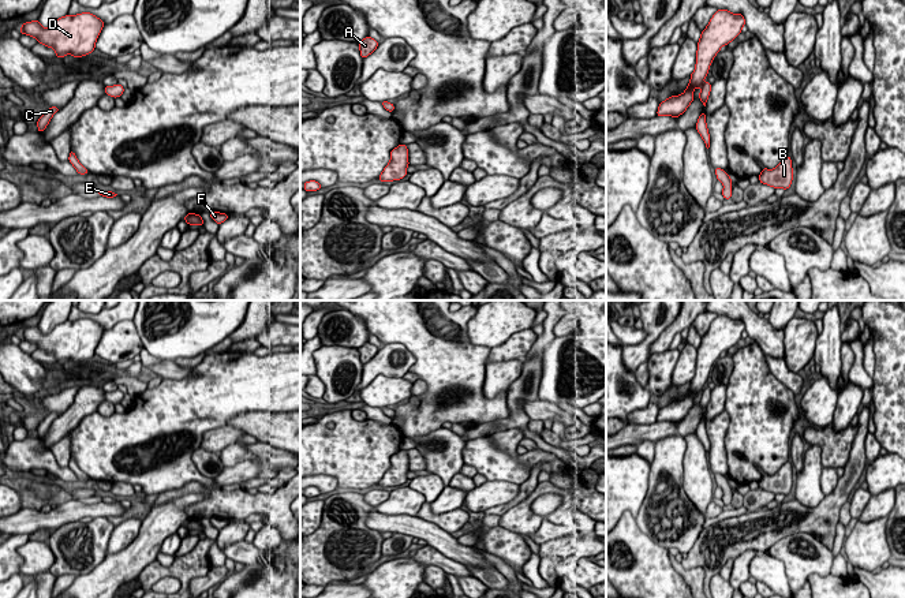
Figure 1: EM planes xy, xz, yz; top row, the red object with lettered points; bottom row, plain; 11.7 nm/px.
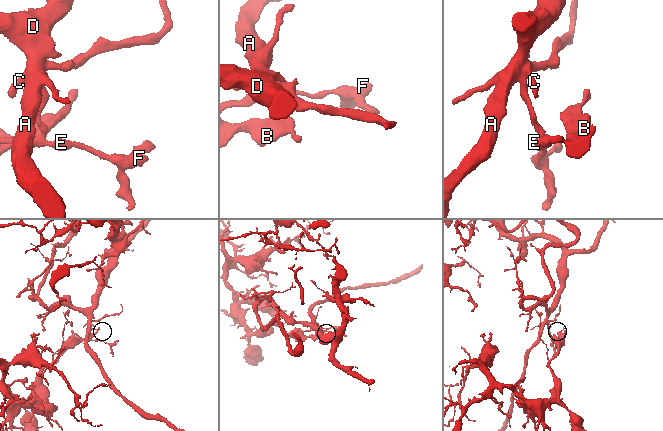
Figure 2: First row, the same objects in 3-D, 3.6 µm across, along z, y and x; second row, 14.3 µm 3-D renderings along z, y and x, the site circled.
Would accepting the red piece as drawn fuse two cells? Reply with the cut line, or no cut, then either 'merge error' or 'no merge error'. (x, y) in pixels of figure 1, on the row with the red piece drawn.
cut in xz along (391, 104), (386, 109); merge error

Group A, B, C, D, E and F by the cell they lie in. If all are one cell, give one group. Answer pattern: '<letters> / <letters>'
A C D / B E F

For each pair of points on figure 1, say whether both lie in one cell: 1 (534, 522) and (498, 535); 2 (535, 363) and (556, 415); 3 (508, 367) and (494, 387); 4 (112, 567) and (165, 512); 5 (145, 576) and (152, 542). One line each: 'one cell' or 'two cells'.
1: two cells
2: two cells
3: one cell
4: one cell
5: two cells

